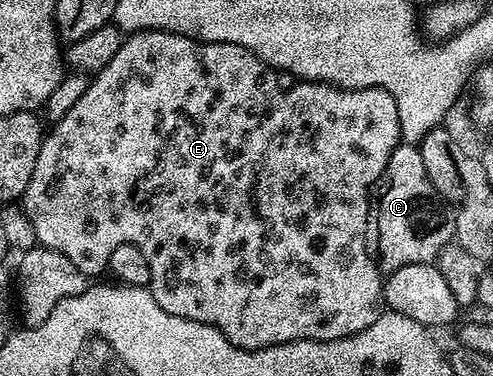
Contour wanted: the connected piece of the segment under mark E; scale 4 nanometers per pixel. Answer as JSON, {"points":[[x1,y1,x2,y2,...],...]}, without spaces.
{"points":[[144,29,138,33,130,33,124,38,115,51,111,63,103,67,103,71,92,74,87,91,83,91,81,98,63,115,63,119,52,122,53,130,46,132,41,139,39,155,35,159,35,171,31,171,31,179,27,183,23,194,23,204,31,224,35,226,38,246,53,249,60,255,65,255,89,279,97,279,109,268,111,251,123,243,131,243,147,255,147,263,151,263,151,279,148,288,153,293,155,303,163,307,171,315,179,315,183,319,191,319,195,323,207,323,215,327,229,342,240,349,266,349,272,345,282,345,292,341,334,341,355,335,380,317,383,312,383,274,377,268,373,258,369,256,365,246,365,232,367,231,367,219,369,218,369,202,377,180,383,175,383,167,387,167,387,159,395,147,402,144,401,131,399,129,399,107,395,107,395,99,385,89,379,87,367,87,366,89,341,89,338,85,329,85,326,81,301,81,291,86,288,90,279,89,276,83,276,72,270,69,265,62,260,61,247,47,239,47,235,43,211,43,210,41,197,41,194,37,184,37,178,33,168,33,158,29]]}

